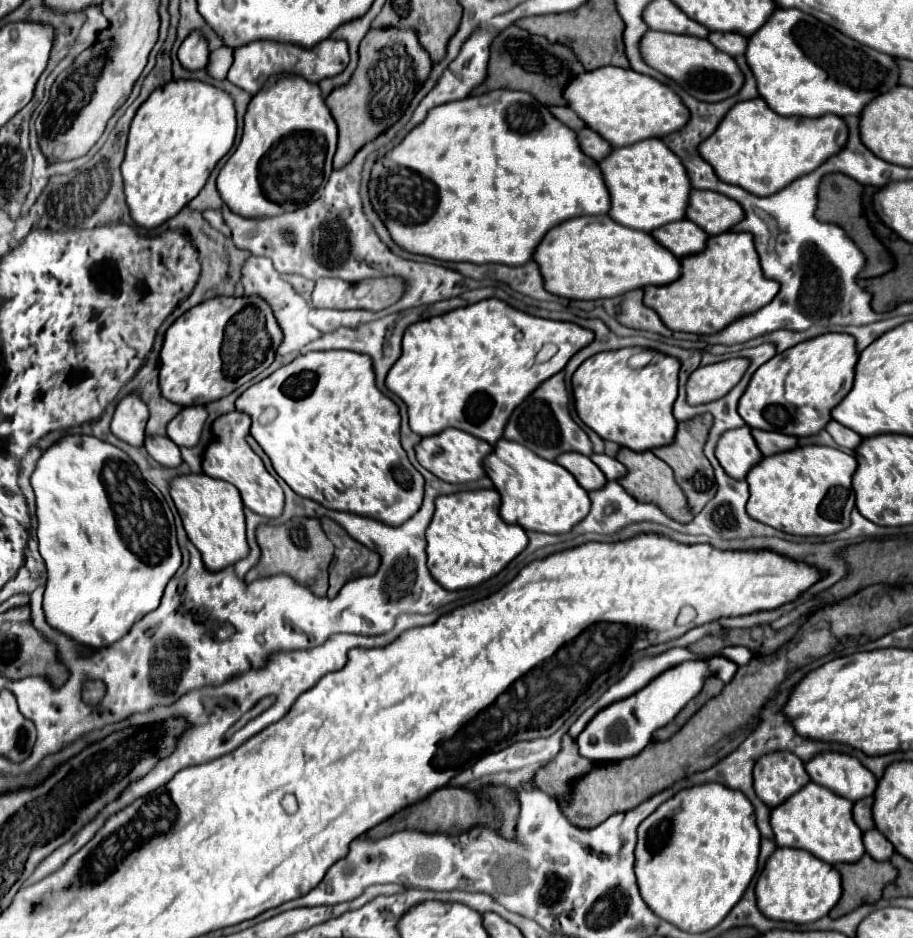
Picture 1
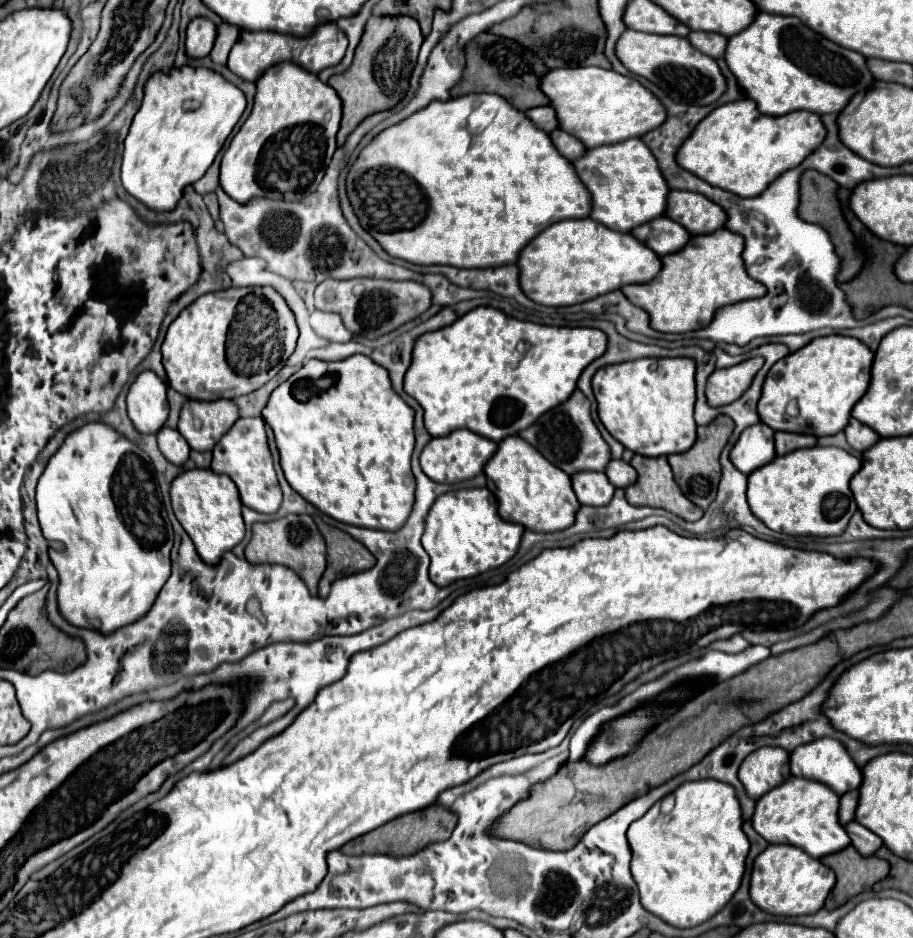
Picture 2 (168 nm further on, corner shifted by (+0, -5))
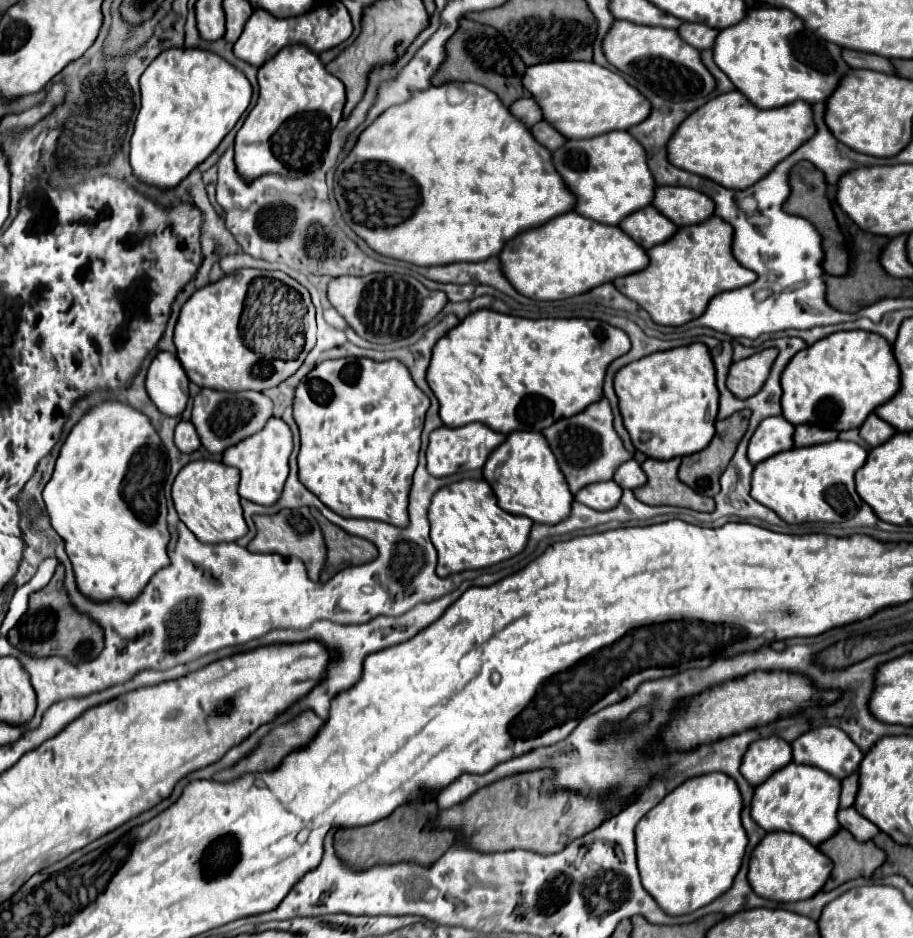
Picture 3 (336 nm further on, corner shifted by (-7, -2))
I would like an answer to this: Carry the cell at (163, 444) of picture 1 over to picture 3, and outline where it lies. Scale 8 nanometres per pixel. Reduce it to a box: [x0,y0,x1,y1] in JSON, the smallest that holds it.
[174,421,200,453]

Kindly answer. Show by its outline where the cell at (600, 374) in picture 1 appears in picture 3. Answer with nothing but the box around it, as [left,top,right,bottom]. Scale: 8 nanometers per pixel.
[614,343,718,461]

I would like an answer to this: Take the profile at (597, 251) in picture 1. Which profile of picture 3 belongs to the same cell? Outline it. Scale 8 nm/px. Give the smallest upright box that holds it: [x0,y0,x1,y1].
[500,211,650,301]

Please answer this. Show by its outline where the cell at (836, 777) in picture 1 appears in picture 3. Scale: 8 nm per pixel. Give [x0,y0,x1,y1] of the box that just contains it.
[792,727,864,781]

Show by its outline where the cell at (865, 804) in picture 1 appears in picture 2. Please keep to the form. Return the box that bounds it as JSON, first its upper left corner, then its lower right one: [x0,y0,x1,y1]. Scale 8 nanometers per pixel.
[839,790,859,824]

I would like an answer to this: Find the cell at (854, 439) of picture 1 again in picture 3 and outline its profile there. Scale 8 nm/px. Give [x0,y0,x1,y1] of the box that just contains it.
[860,413,894,447]

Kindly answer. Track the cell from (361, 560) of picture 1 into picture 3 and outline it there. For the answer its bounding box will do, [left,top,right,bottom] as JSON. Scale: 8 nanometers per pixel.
[310,509,378,583]

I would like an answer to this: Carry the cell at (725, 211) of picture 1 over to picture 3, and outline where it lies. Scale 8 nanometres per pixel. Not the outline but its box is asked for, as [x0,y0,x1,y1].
[652,187,716,227]

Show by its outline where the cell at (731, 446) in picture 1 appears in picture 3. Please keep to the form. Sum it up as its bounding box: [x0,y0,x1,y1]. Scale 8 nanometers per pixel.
[748,417,794,465]

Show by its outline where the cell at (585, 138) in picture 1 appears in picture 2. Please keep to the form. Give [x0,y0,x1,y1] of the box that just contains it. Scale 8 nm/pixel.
[549,130,585,162]

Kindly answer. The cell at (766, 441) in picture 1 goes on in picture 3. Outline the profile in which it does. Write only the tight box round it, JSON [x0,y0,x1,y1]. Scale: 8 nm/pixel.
[794,425,838,447]

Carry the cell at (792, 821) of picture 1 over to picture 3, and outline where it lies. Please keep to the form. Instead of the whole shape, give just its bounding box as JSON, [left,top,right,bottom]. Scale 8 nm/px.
[752,763,840,845]

